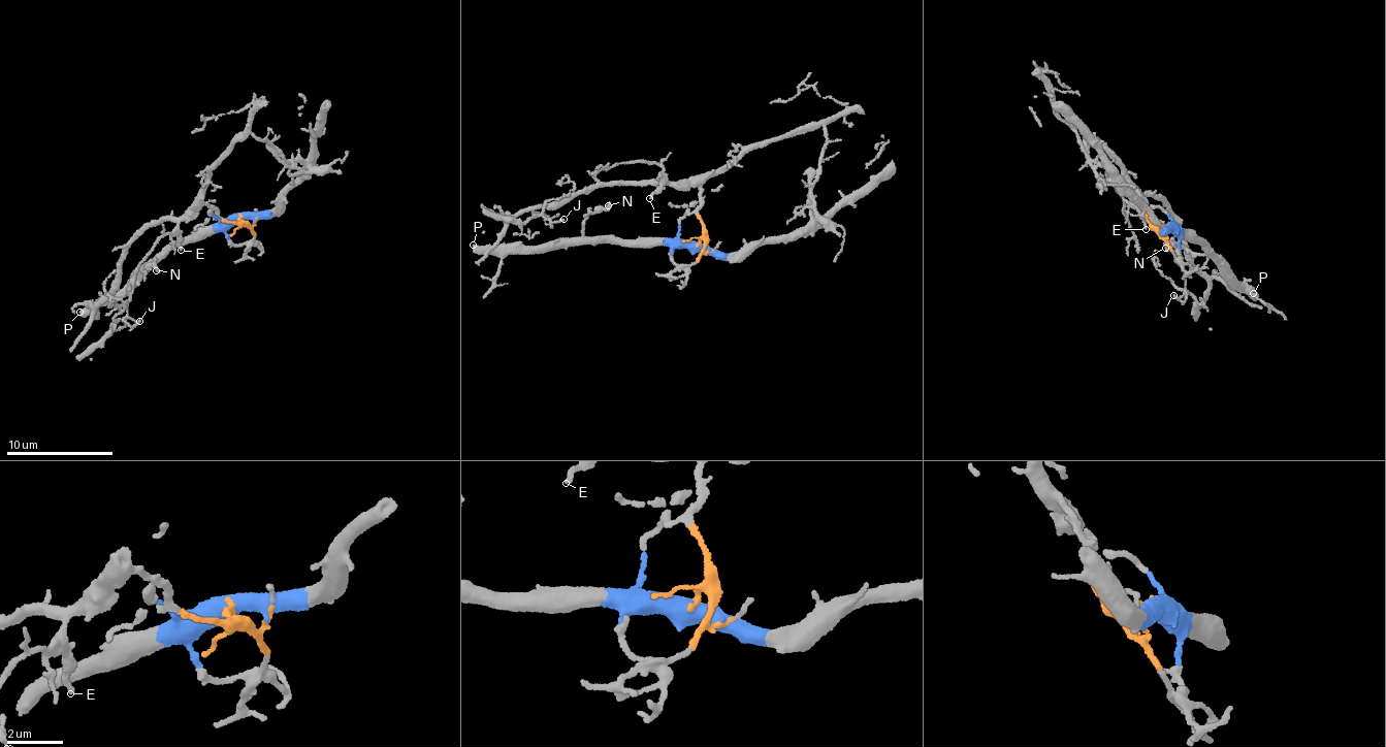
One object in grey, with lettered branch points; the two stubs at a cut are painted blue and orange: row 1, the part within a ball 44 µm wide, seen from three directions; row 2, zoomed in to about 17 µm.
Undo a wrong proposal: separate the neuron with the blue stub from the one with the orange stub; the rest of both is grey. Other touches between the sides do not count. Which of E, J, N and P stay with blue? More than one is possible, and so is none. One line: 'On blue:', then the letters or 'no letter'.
On blue: N, P

